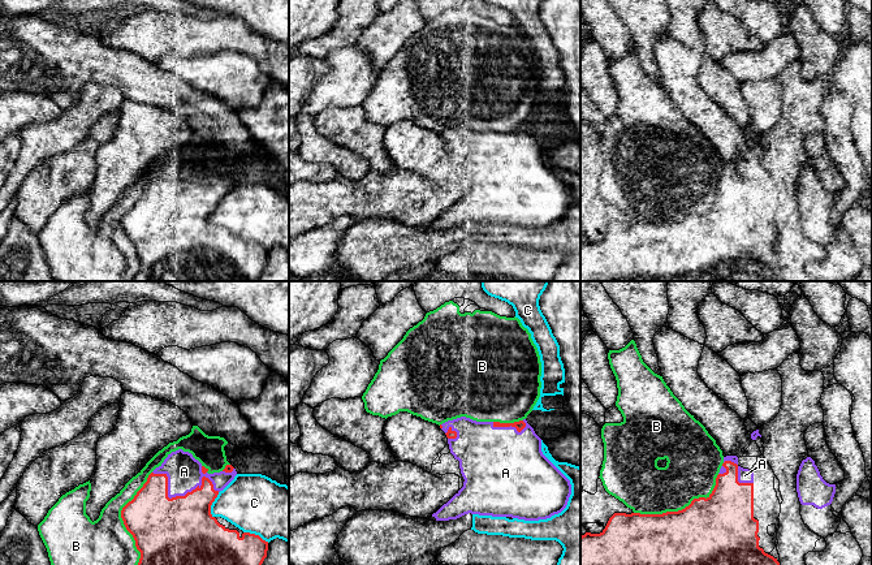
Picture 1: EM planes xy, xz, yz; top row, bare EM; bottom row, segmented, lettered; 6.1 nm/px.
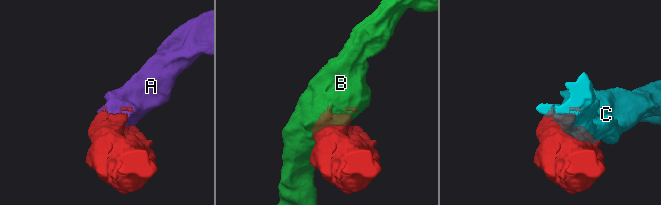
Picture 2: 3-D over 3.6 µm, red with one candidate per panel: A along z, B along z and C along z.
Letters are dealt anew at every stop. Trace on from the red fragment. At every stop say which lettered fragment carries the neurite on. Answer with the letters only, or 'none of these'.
A

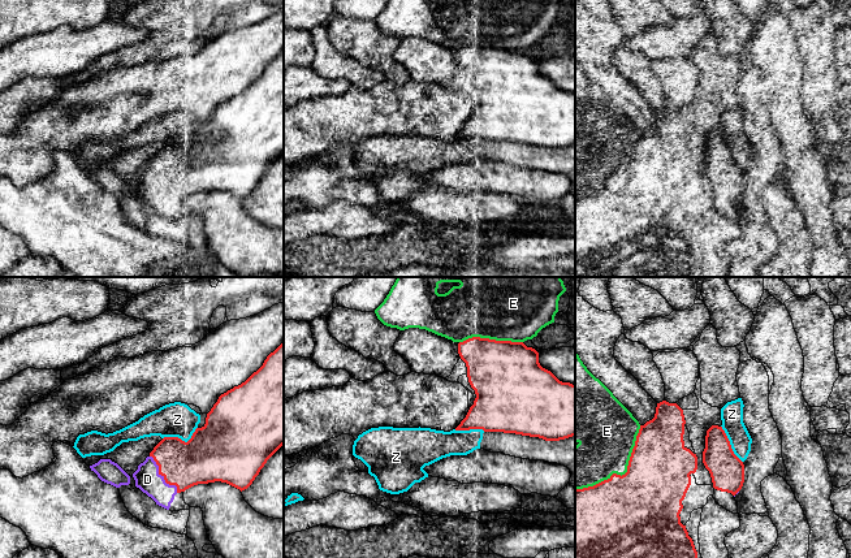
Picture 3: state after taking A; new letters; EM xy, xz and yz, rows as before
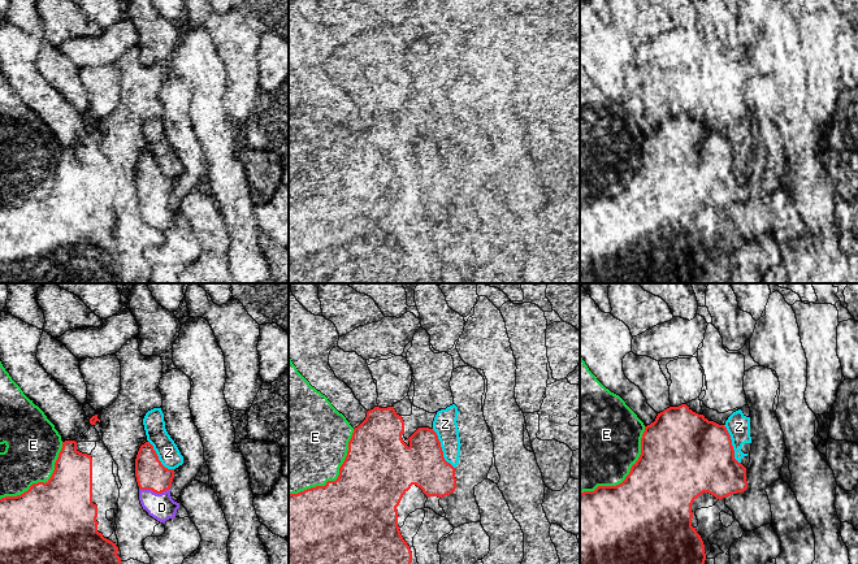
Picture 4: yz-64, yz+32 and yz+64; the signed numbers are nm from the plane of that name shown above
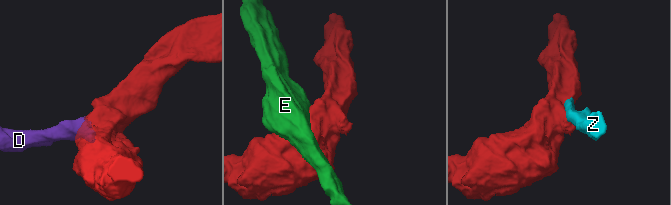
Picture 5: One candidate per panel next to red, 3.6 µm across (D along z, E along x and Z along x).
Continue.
D

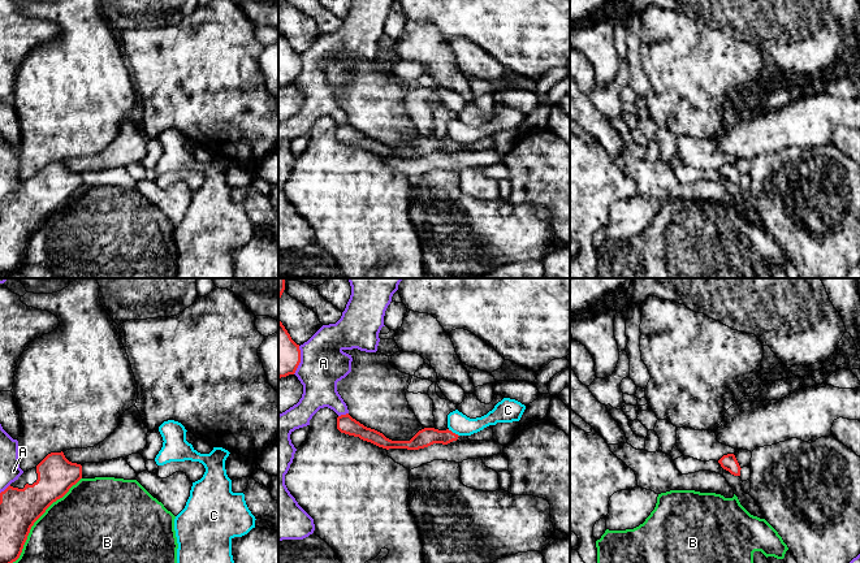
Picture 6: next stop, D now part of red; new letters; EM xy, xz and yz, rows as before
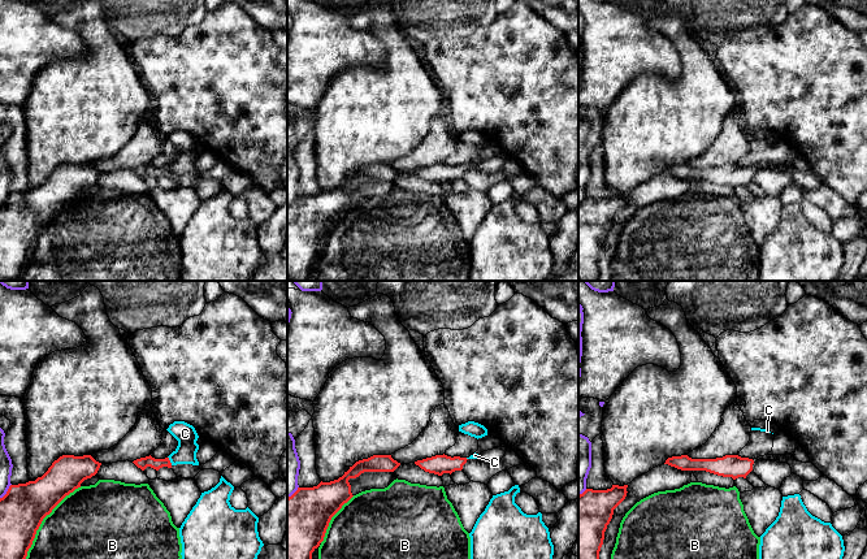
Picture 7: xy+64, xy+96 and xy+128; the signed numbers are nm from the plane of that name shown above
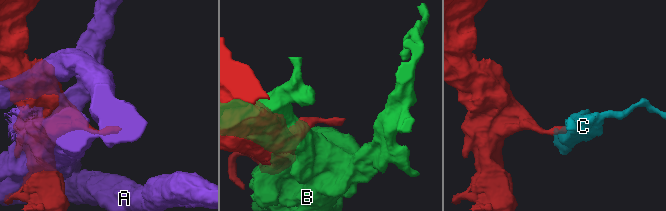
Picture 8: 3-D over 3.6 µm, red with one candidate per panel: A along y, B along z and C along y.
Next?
none of these

